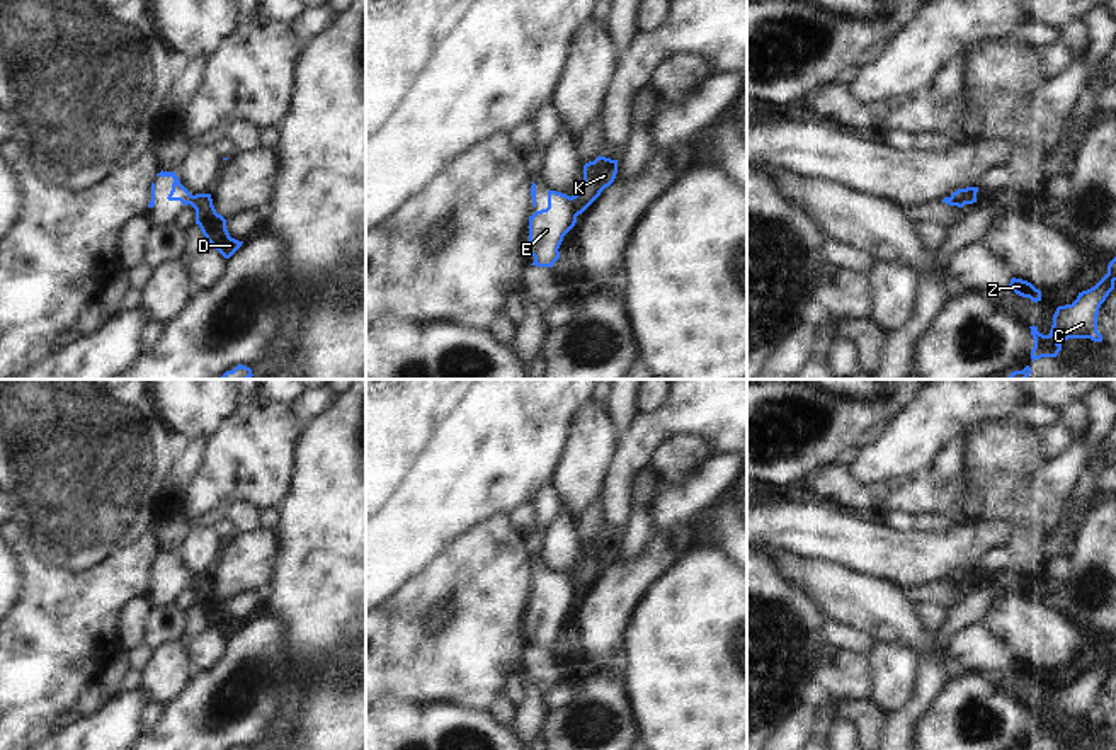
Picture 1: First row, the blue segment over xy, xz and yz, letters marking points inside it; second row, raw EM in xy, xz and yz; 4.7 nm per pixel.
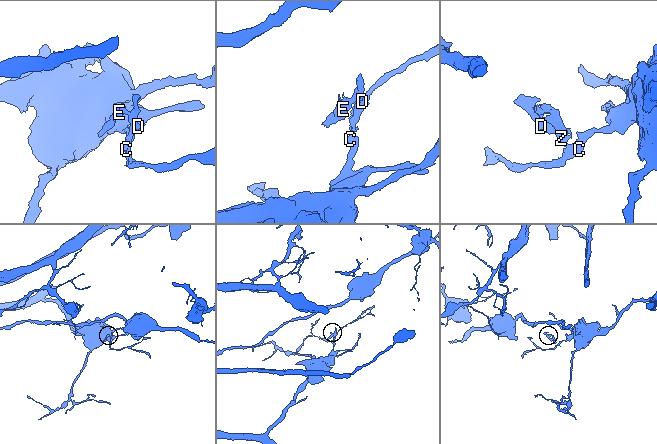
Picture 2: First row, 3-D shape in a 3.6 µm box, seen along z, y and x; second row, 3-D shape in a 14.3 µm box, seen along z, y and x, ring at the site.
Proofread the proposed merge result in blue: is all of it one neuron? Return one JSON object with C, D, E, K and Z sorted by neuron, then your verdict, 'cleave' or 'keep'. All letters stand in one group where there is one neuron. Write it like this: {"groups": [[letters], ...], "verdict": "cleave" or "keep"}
{"groups": [["C", "D", "K", "Z"], ["E"]], "verdict": "cleave"}

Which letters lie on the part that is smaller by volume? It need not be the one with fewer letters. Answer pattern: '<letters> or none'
E

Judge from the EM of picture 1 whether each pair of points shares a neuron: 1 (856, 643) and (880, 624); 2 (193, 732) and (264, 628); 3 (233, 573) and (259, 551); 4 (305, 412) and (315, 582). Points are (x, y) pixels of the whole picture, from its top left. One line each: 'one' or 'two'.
1: two
2: one
3: one
4: two

